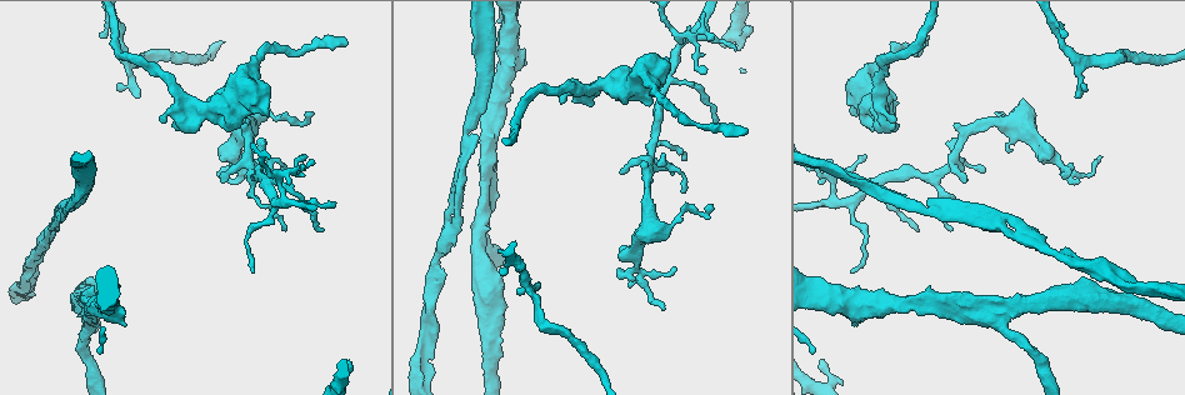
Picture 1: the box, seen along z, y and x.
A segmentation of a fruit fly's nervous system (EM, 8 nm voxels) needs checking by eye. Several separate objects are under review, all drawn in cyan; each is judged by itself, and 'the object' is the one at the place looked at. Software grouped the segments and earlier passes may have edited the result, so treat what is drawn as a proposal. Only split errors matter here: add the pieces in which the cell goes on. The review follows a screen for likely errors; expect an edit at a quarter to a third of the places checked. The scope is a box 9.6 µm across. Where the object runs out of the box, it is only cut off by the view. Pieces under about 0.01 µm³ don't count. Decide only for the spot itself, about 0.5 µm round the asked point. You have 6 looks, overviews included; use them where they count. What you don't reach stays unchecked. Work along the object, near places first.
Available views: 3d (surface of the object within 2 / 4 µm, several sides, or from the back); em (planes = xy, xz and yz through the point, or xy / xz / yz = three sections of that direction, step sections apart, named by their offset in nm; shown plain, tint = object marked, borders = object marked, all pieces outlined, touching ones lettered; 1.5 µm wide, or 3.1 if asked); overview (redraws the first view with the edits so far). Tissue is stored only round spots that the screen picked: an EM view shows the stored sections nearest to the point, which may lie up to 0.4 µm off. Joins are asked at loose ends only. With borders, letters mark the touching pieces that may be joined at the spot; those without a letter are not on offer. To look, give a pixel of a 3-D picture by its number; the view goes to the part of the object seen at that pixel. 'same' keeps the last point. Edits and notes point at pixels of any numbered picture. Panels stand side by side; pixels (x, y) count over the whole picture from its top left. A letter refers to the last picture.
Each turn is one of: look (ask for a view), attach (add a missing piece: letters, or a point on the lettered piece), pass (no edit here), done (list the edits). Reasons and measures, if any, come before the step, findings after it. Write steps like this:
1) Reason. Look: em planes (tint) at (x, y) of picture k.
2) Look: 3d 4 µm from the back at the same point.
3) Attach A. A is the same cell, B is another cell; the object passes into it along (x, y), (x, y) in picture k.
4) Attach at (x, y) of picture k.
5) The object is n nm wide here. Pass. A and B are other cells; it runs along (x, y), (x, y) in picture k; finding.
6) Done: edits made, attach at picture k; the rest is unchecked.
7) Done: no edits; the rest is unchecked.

Look: em xy step 8 (borders) at (343, 42) of picture 1.

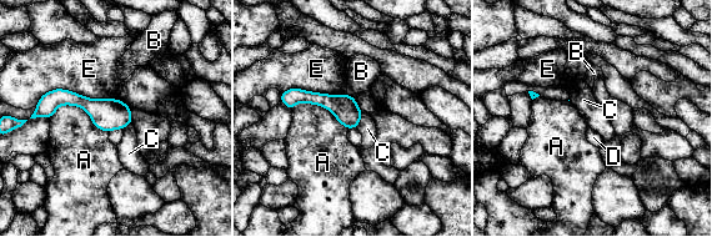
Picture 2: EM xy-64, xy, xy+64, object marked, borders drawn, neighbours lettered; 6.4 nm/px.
Pass. A, B, C, D and E are other cells; it runs along (38, 111), (75, 99), (129, 120) in picture 2; none of them fits.

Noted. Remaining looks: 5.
Branch stops here. Look: 3d 2 µm from the back at (163, 121) of picture 1.

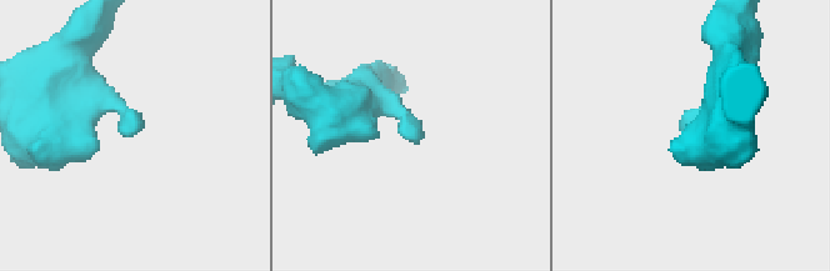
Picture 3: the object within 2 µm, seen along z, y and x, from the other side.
Now the EM. Look: em planes (tint) at (404, 135) of picture 3.

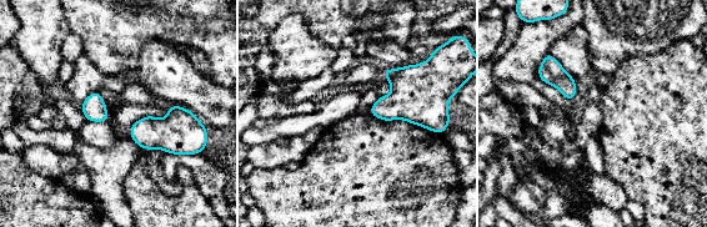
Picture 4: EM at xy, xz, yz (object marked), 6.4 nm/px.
See the neighbours. Look: em planes (borders) at the same point.

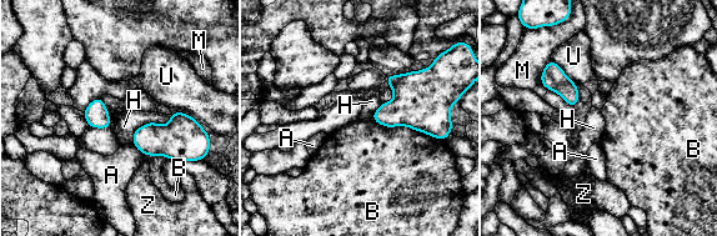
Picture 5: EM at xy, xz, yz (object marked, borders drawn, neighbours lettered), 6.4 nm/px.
Pass. A, B, H, M, U and Z are other cells; a border runs along (371, 119), (427, 135) in picture 5; no lettered piece goes on from it.

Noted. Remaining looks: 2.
An open end. Look: 3d 4 µm at (218, 172) of picture 1.

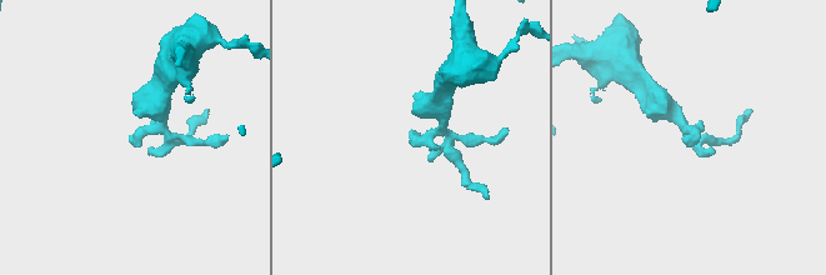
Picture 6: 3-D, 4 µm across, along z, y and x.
The arms are 170, 260 nm wide. Look: em xy step 4 (borders) at (409, 132) of picture 6.

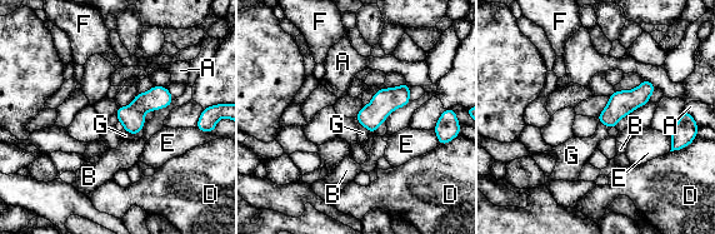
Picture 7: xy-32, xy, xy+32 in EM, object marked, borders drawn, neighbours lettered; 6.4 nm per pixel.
Pass. A, B, D, E, F and G are other cells; a border runs along (668, 134), (670, 150) in picture 7; no lettered piece goes on from it.

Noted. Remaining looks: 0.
Done: no edits; the rest is unchecked.

